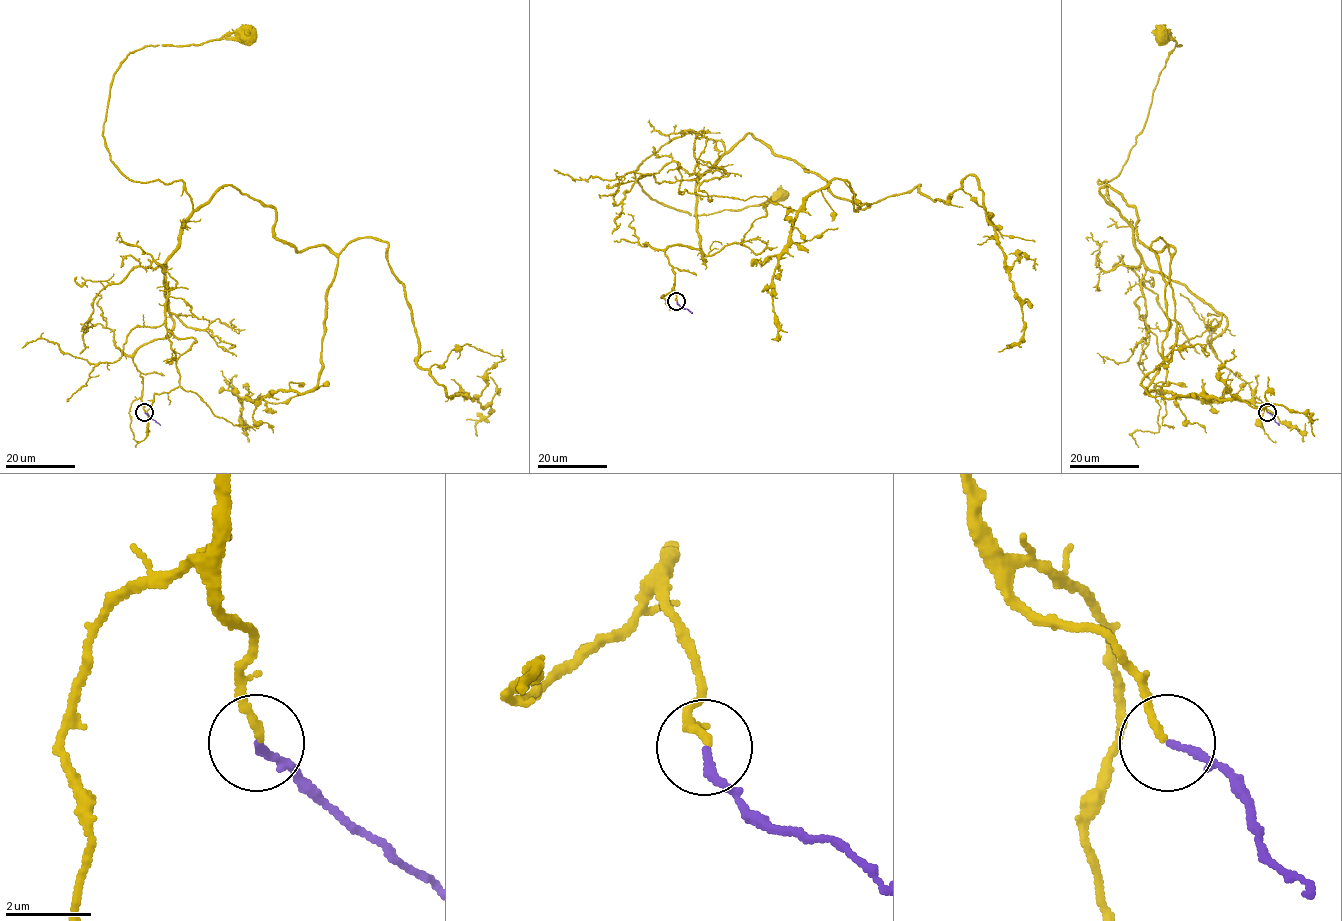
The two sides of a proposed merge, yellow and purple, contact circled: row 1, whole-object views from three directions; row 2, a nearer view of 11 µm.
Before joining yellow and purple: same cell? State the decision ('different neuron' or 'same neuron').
same neuron

